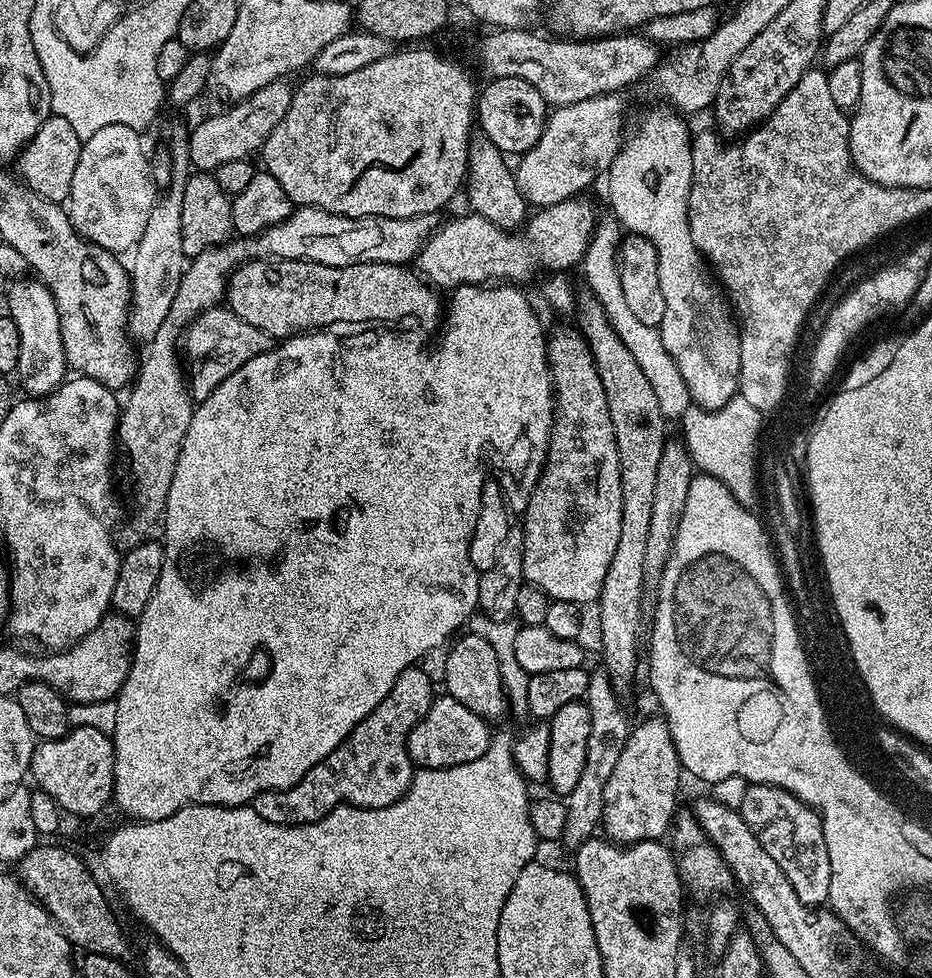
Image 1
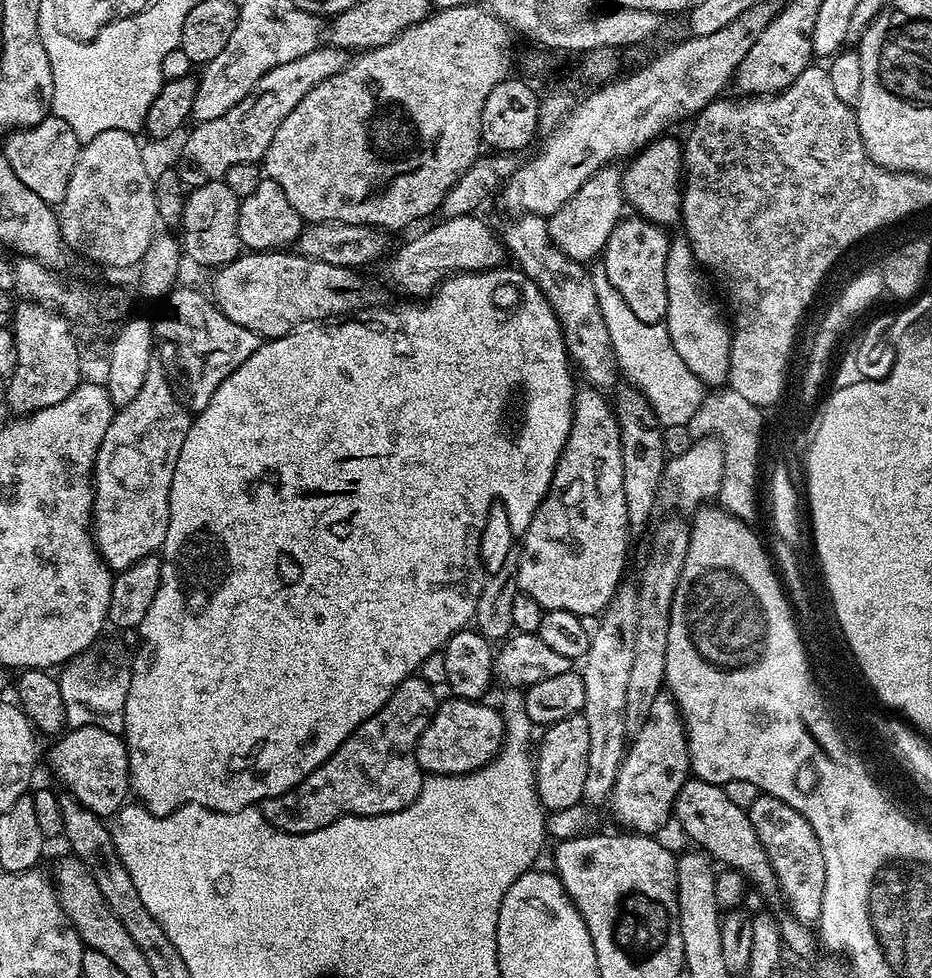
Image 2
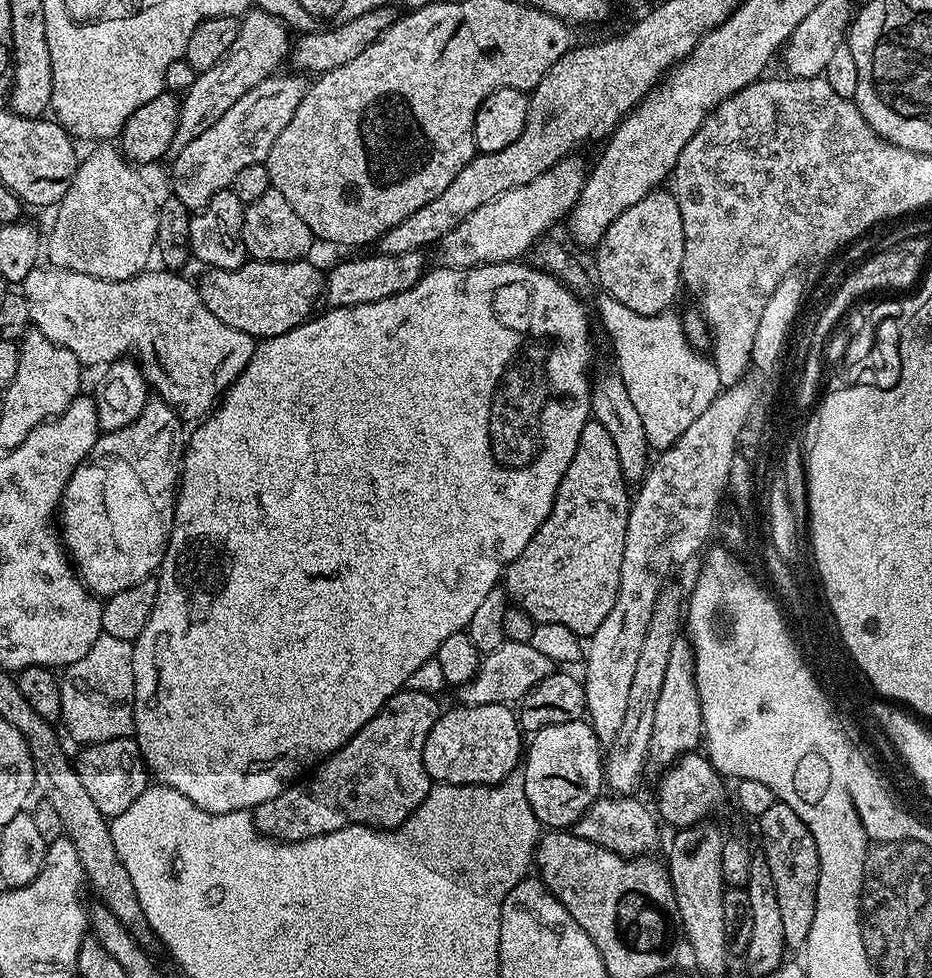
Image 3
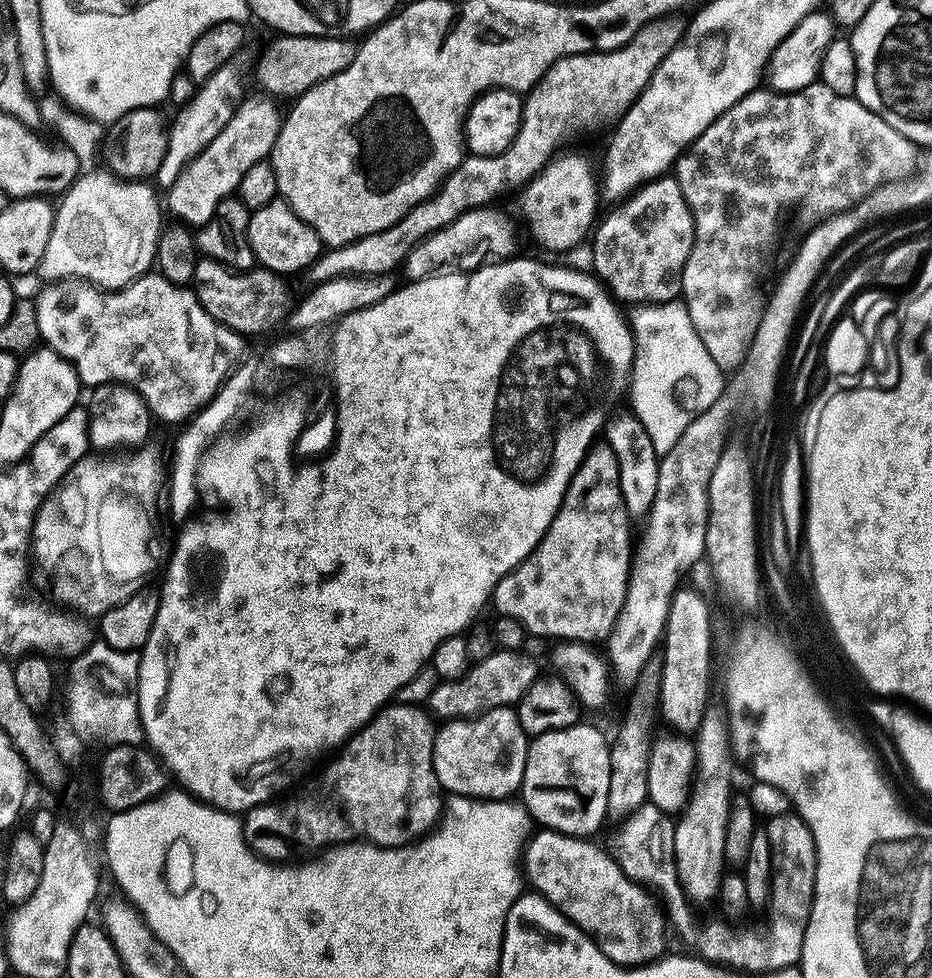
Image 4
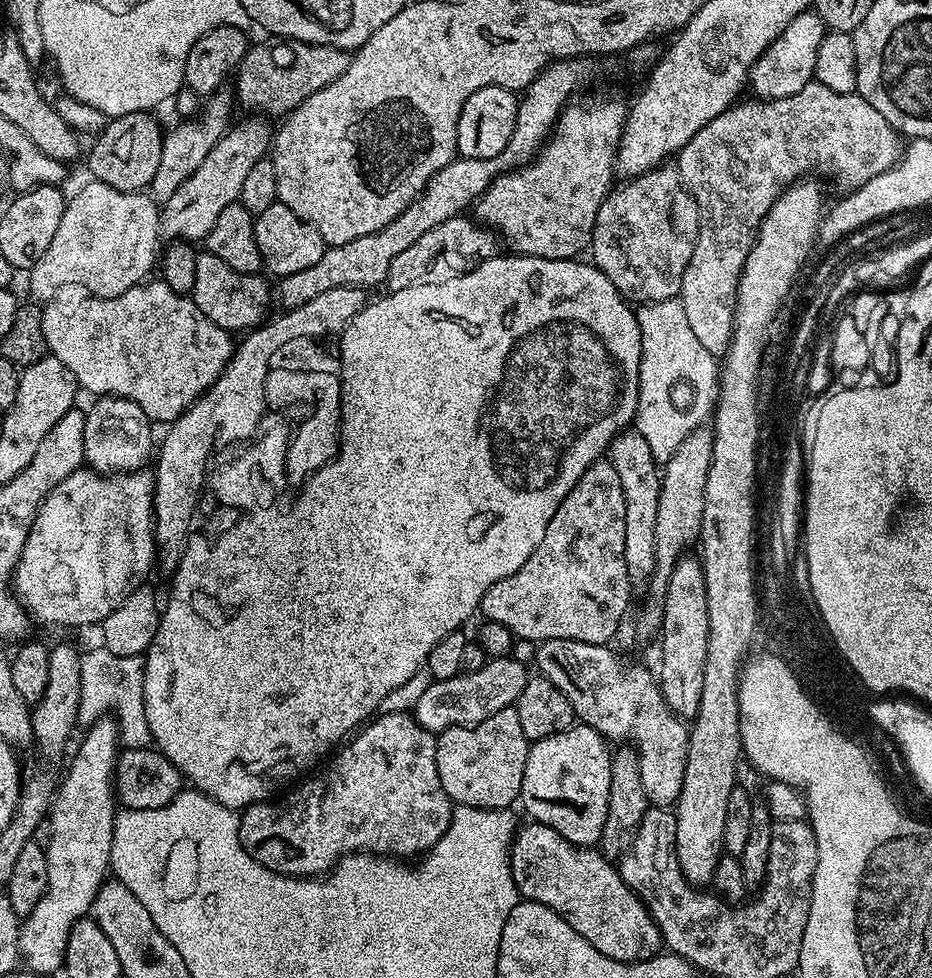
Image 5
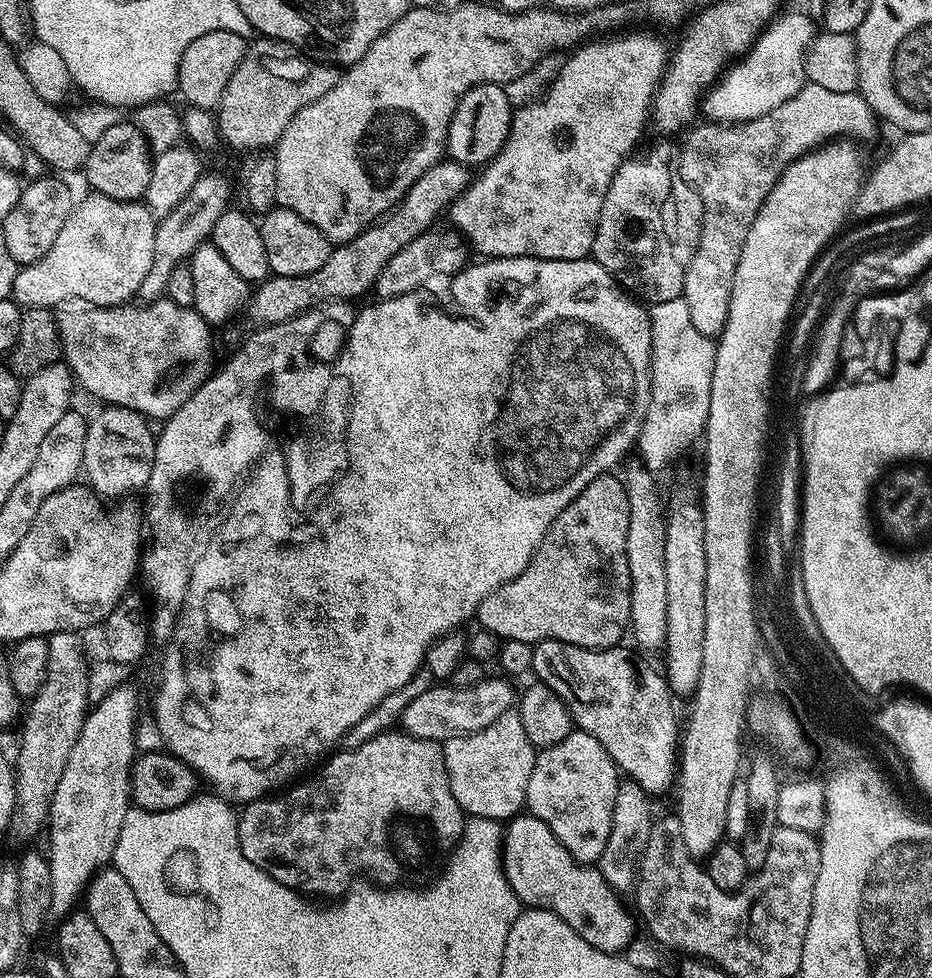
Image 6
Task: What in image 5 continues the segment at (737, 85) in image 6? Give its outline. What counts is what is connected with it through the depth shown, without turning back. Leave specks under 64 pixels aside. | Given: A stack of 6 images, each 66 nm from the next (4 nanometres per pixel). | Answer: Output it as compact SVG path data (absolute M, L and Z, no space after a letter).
M809 10L798 14L782 30L782 34L767 50L760 55L758 62L752 67L750 88L757 92L761 101L777 100L798 94L802 86L813 83L818 58L818 46L826 35L826 25L821 16Z

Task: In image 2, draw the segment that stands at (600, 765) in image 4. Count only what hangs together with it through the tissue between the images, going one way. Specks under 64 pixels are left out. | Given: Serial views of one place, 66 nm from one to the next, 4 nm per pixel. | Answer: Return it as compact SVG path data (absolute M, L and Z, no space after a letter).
M583 715L562 718L562 722L547 725L543 729L544 737L539 737L538 751L534 756L534 771L536 773L536 792L540 802L548 812L566 810L570 806L581 803L584 799L582 786L586 782L586 756L590 754L590 734L586 730Z

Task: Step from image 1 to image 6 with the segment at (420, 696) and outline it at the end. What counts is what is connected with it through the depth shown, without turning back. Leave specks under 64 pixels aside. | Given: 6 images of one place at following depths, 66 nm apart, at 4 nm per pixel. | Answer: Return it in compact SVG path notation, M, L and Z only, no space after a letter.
M387 730L370 738L369 741L363 742L362 746L358 746L356 749L344 748L332 755L323 761L323 764L325 763L324 769L313 780L308 780L305 784L298 785L297 788L289 787L287 789L289 792L285 796L272 794L267 798L243 805L244 812L242 808L238 816L238 842L242 846L242 854L246 854L246 858L250 858L250 862L254 862L254 866L258 866L263 872L270 874L278 883L285 884L286 887L301 894L307 894L312 898L320 898L316 896L332 896L328 898L343 896L353 881L359 877L356 876L359 872L365 872L368 875L365 877L371 878L380 886L396 886L401 881L411 881L408 879L411 878L412 872L420 872L424 882L431 881L441 871L442 865L451 857L456 845L459 844L466 823L465 813L460 811L454 794L450 794L450 782L446 774L443 747L437 741L409 736L403 730Z

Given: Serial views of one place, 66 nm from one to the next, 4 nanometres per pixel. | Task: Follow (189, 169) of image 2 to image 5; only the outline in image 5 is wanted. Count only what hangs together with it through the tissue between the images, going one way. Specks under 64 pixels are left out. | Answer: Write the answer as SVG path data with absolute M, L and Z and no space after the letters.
M252 118L244 120L240 125L229 127L220 137L220 141L206 154L198 170L174 190L174 194L163 201L160 213L160 231L173 241L203 241L214 226L218 214L226 210L226 206L237 203L242 190L242 181L246 173L254 167L254 162L265 159L269 155L270 145L274 140L273 129L268 129L267 119Z

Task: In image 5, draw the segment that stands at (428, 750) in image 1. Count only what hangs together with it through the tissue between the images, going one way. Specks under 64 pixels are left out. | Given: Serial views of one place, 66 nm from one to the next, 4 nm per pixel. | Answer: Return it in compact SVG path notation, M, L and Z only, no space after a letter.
M515 707L504 708L498 714L494 714L490 718L486 718L482 722L473 724L470 728L448 728L445 732L436 736L436 761L438 762L438 778L442 782L443 789L446 794L457 805L465 804L471 808L507 808L513 807L512 803L520 800L520 791L522 790L522 780L526 774L526 764L528 762L528 750L530 741L526 738L526 734L522 732L522 722L518 722L518 714Z

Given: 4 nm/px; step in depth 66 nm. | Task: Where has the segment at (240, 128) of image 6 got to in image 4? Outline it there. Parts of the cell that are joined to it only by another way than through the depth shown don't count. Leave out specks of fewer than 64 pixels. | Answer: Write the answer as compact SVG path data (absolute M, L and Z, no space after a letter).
M324 34L328 36L277 35L276 40L268 44L268 49L260 56L260 66L256 70L256 80L261 84L263 91L275 97L289 96L295 98L310 90L318 82L346 70L350 62L356 57L357 41L345 38L340 34Z

